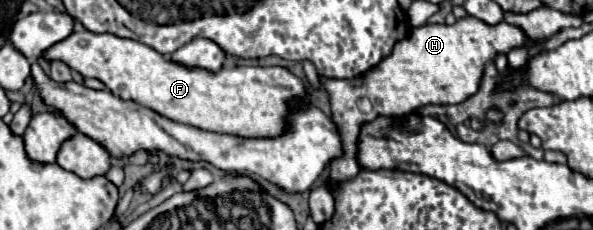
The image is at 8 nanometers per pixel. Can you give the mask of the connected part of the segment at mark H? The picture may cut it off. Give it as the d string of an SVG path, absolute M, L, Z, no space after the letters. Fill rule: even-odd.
M473 16L459 18L455 24L423 24L413 28L411 34L399 40L391 54L383 58L377 66L367 70L361 76L339 80L321 76L319 82L323 90L329 94L333 122L341 130L343 140L343 156L331 162L331 188L337 188L341 182L351 180L359 174L359 164L355 160L359 126L375 120L377 116L407 116L425 104L459 104L471 94L477 92L483 68L487 60L493 60L497 54L507 54L511 48L531 44L523 30L501 22L497 26L489 26ZM361 100L371 102L371 110L361 110Z

